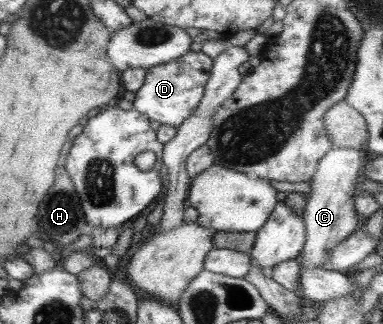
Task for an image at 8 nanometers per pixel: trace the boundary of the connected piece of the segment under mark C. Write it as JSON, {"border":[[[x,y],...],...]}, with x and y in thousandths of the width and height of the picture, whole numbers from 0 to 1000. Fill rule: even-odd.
{"border":[[[864,460],[849,472],[846,485],[830,500],[825,528],[807,559],[809,593],[799,602],[796,636],[789,654],[796,707],[796,756],[775,799],[789,824],[851,824],[854,775],[869,769],[896,738],[903,738],[916,719],[924,719],[945,691],[943,670],[935,670],[922,636],[922,608],[932,599],[927,568],[932,540],[945,515],[945,497],[937,491],[937,463],[922,460]]]}

